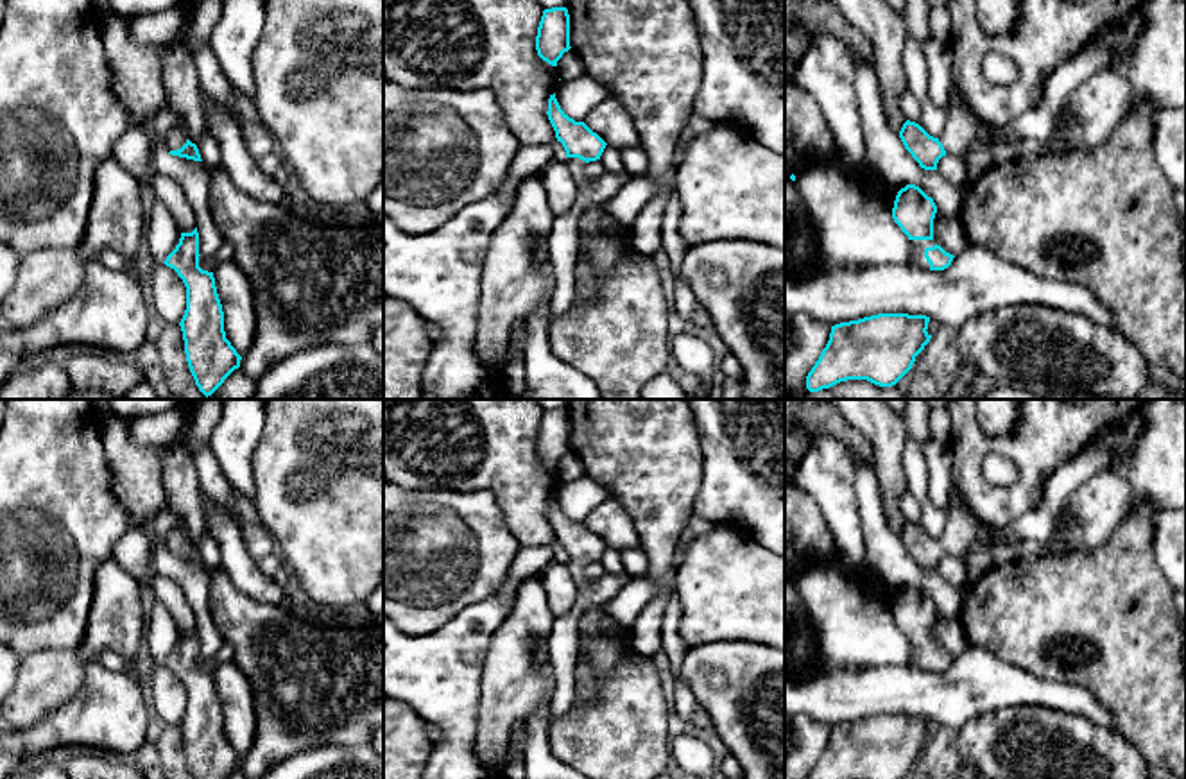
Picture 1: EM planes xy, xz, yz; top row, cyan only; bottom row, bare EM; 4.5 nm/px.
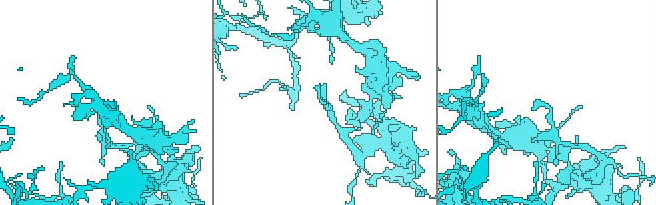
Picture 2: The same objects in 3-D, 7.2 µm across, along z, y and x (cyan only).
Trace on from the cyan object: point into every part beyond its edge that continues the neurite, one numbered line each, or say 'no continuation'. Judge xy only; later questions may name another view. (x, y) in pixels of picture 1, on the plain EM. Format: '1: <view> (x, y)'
1: xy (176, 539)

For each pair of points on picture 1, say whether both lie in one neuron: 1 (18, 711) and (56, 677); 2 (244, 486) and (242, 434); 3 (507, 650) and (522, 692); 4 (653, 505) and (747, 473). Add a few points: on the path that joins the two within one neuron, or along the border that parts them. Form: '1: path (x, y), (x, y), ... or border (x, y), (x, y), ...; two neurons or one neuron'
1: path (27, 702), (47, 683); one neuron
2: path (240, 473), (240, 446); one neuron
3: path (509, 661), (511, 681); one neuron
4: border (703, 448), (703, 482), (692, 513); two neurons

